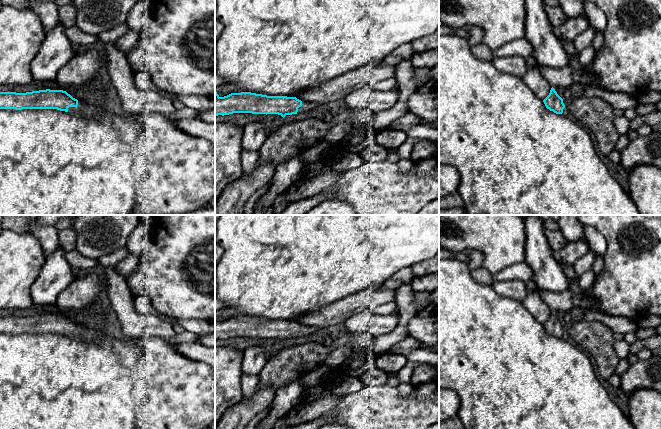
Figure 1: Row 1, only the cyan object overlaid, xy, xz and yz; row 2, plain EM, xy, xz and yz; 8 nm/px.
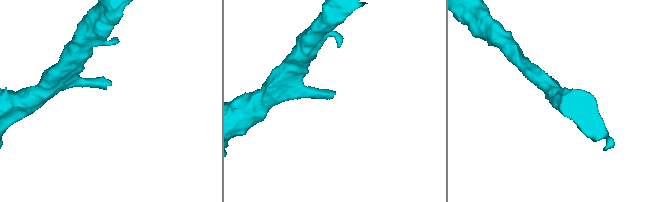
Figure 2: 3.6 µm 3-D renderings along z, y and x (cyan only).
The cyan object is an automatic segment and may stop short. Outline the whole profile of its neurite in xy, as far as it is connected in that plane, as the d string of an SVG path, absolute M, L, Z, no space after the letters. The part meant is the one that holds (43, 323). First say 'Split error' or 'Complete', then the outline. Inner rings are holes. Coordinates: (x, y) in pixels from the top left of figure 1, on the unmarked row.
Split error. M39 314L26 317L0 316L0 333L57 333L78 337L87 343L103 343L106 335L78 325L63 314Z

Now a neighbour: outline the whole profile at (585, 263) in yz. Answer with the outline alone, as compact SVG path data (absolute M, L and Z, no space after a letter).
M589 251L586 255L576 260L572 265L575 273L580 276L585 272L592 270L594 259L595 253Z

